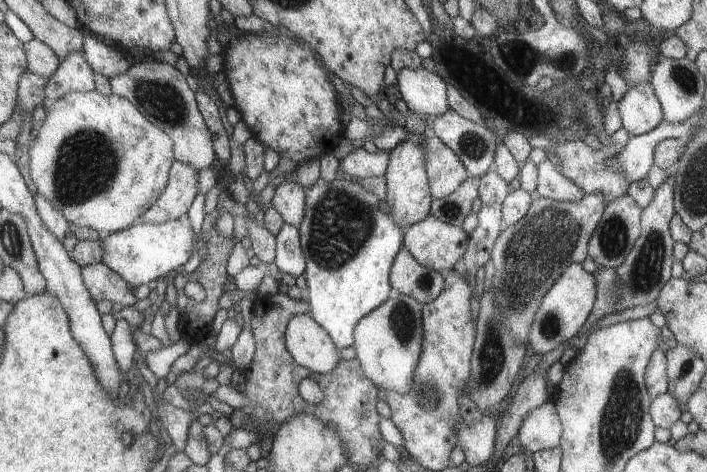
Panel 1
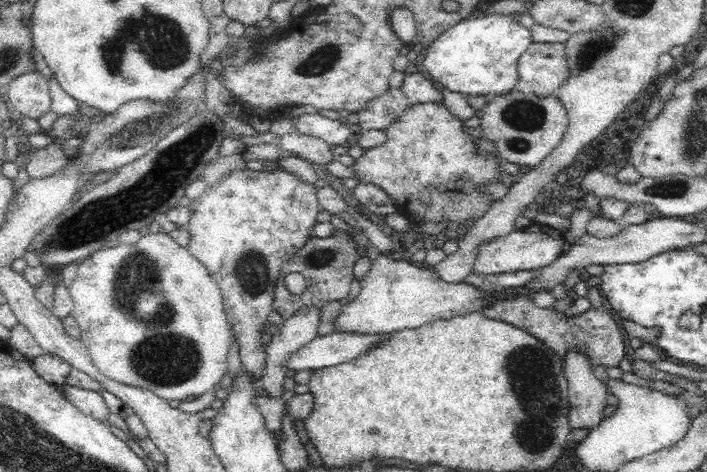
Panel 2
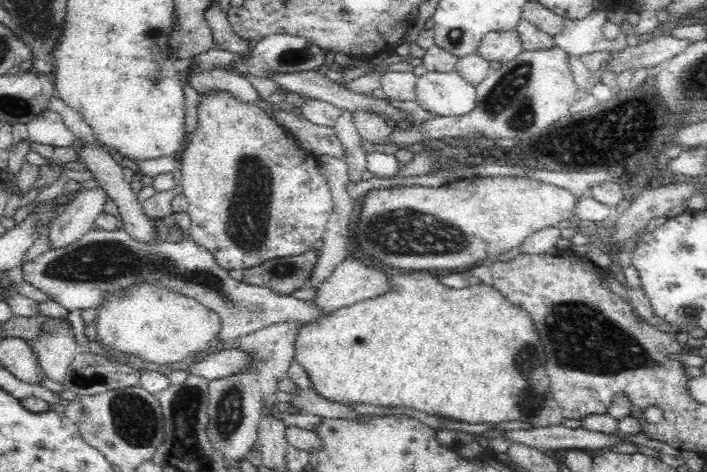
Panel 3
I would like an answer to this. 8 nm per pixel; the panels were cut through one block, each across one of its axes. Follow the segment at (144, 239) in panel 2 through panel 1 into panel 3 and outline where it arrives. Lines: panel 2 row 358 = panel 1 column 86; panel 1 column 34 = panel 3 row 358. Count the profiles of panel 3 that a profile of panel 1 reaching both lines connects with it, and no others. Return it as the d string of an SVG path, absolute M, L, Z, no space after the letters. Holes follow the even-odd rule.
M140 288L122 302L98 308L98 337L102 343L150 362L173 362L202 352L202 346L222 332L224 319L192 298L173 296L155 288Z

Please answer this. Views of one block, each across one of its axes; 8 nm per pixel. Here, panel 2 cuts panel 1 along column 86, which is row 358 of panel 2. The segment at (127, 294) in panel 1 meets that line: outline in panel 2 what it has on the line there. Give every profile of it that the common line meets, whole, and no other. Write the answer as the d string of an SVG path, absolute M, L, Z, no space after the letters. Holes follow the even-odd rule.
M314 305L302 307L297 314L284 321L265 348L265 369L260 382L266 390L266 397L280 398L282 394L287 394L282 389L287 378L286 360L317 338L320 311Z

